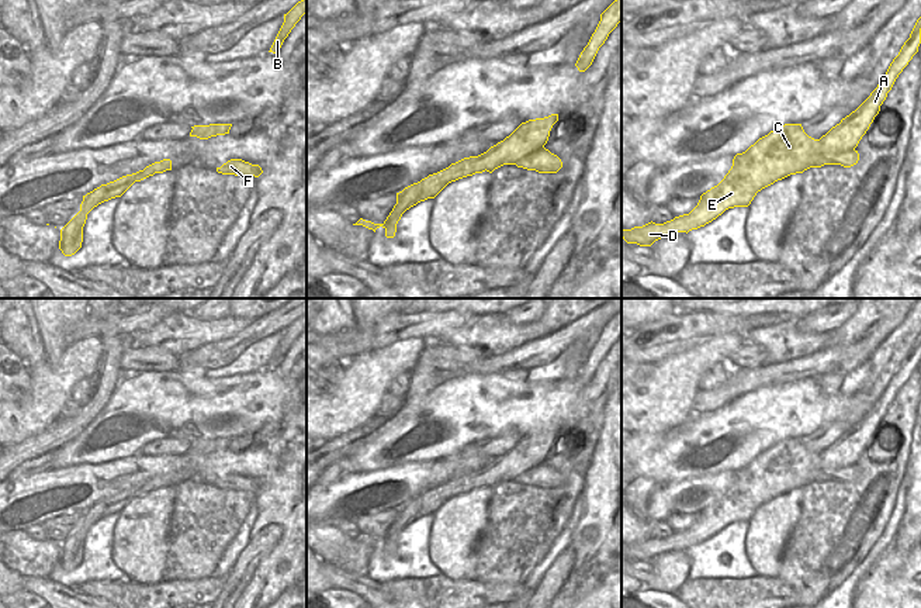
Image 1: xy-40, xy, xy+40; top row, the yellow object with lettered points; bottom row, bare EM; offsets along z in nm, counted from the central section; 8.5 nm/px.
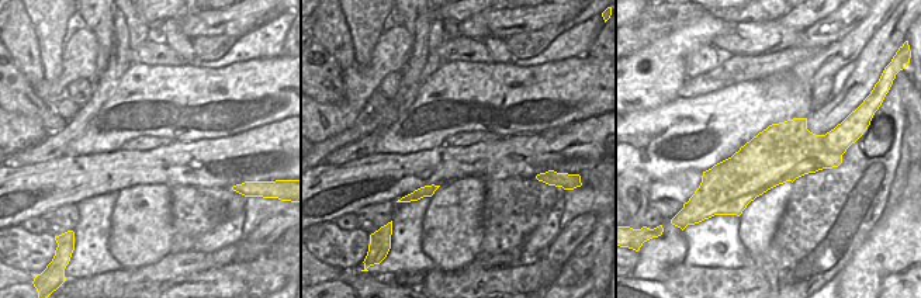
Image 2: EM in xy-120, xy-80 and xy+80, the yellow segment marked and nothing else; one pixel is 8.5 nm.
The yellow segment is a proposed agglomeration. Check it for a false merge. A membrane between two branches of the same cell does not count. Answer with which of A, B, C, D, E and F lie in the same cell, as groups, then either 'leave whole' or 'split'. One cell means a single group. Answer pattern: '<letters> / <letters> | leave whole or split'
A B / C D E F | split

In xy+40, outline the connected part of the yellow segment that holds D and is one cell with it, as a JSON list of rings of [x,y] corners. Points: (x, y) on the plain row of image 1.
[[[785,439],[759,453],[745,467],[737,469],[724,494],[703,508],[689,529],[664,539],[651,536],[643,542],[621,545],[621,553],[627,559],[651,562],[664,552],[704,542],[728,524],[748,522],[758,507],[790,490],[824,480],[851,483],[858,476],[859,469],[855,464],[827,471],[820,464],[820,455],[809,452],[801,439]]]

